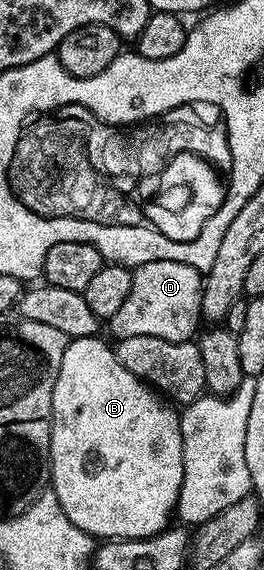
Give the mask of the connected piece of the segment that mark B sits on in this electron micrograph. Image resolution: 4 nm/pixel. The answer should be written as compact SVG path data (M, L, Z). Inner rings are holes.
M89 337L87 339L72 339L68 344L66 353L62 357L62 369L58 373L58 381L54 385L54 397L52 398L52 458L50 460L50 487L59 492L61 501L61 507L66 513L66 517L70 521L74 522L80 530L84 530L86 534L90 534L93 537L99 537L104 541L111 541L113 539L149 539L152 535L156 534L157 531L165 530L166 524L164 523L168 519L168 514L173 514L176 502L180 496L180 481L182 478L182 460L180 457L180 421L179 418L174 417L168 411L164 411L164 407L160 403L156 403L157 396L150 393L147 386L142 385L141 380L133 379L132 374L122 369L122 365L116 361L115 350L108 348L108 351L104 347L100 347L99 338Z

